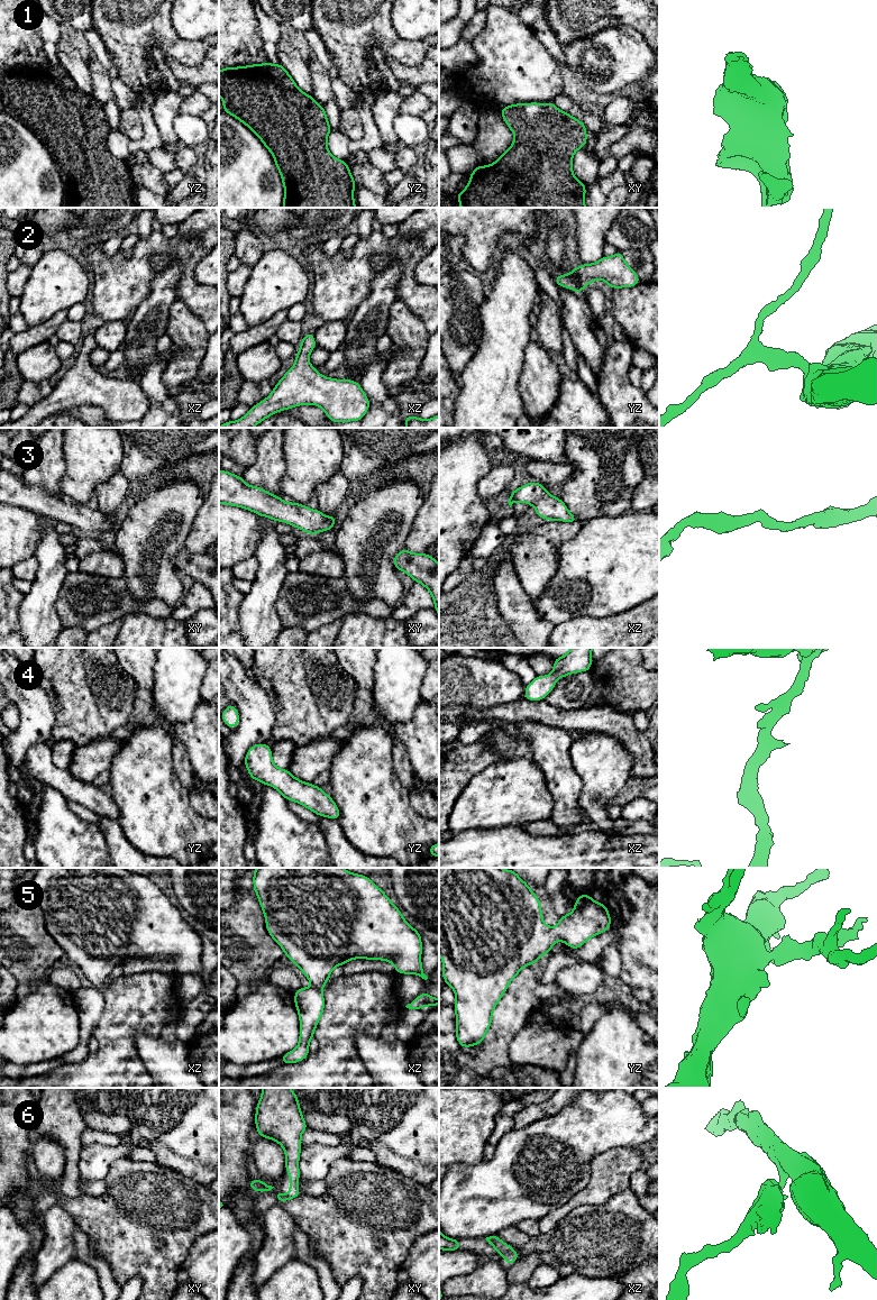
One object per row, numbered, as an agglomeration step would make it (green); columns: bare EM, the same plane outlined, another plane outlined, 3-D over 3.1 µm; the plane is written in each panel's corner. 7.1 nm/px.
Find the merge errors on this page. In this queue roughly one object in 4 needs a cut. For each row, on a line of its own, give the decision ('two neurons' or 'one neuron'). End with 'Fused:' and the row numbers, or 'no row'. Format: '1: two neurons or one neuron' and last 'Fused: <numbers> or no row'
1: one neuron
2: one neuron
3: one neuron
4: one neuron
5: one neuron
6: one neuron
Fused: no row

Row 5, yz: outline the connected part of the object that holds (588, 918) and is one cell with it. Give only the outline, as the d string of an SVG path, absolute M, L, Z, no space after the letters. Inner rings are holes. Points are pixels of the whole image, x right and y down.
M439 868L439 955L441 958L444 970L441 974L446 986L450 986L455 992L456 1001L454 1004L456 1014L456 1038L460 1046L468 1049L472 1045L479 1045L484 1040L493 1017L493 1010L500 999L508 989L509 983L518 976L518 973L529 964L535 964L539 958L550 953L554 944L560 940L569 947L577 950L591 937L599 935L611 927L611 914L607 912L603 903L596 903L591 895L578 895L574 909L570 914L560 916L556 927L550 927L543 923L541 905L539 898L530 889L528 884L523 881L512 869L502 870L501 868Z

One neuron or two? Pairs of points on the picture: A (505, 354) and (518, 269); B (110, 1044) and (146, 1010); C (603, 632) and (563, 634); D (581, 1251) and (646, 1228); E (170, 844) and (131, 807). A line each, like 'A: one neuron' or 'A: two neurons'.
A: one neuron
B: one neuron
C: one neuron
D: one neuron
E: one neuron

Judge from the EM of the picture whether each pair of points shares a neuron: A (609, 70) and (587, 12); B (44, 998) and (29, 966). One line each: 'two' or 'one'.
A: two
B: two

